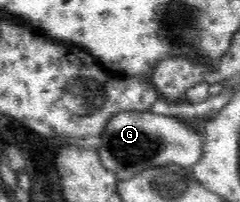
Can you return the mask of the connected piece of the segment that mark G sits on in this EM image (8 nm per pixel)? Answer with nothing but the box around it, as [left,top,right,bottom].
[100,111,205,178]

